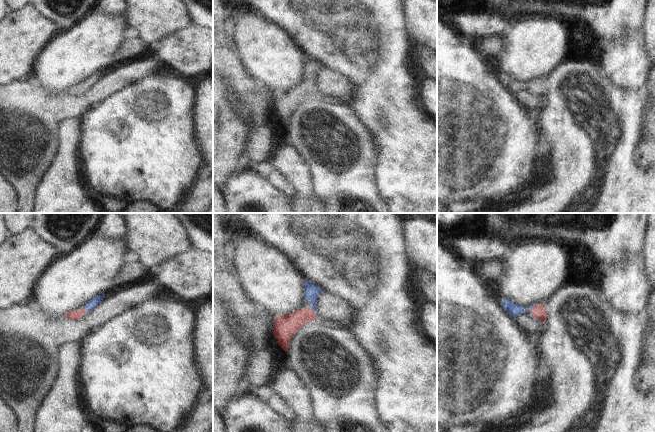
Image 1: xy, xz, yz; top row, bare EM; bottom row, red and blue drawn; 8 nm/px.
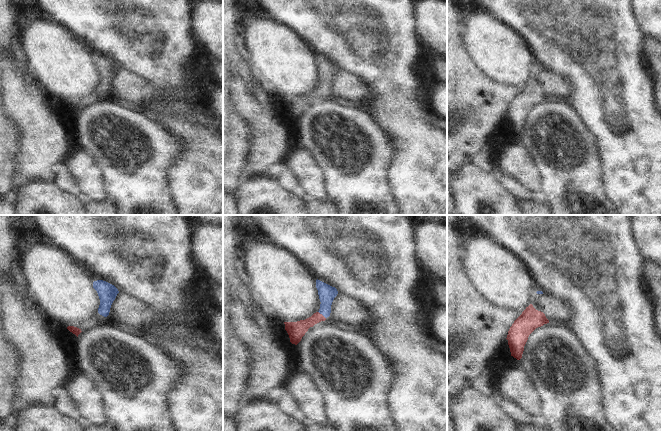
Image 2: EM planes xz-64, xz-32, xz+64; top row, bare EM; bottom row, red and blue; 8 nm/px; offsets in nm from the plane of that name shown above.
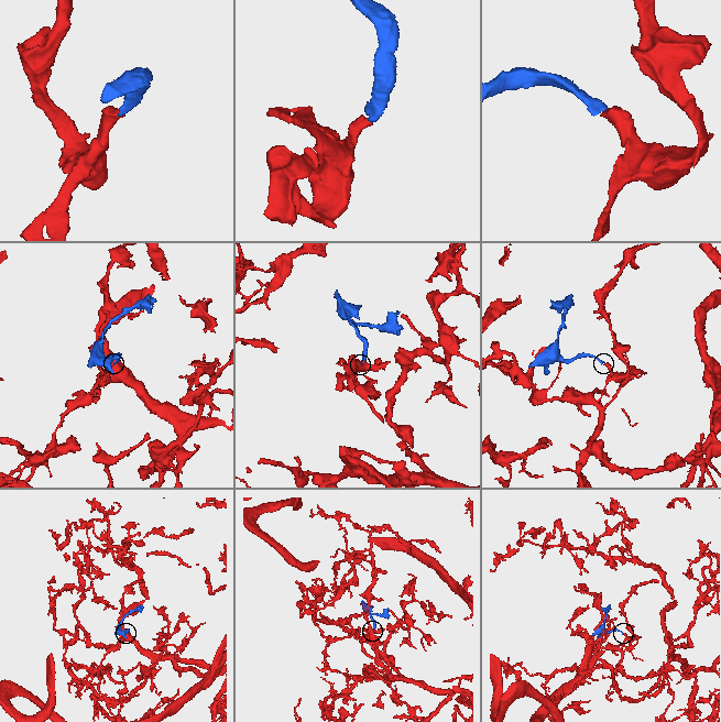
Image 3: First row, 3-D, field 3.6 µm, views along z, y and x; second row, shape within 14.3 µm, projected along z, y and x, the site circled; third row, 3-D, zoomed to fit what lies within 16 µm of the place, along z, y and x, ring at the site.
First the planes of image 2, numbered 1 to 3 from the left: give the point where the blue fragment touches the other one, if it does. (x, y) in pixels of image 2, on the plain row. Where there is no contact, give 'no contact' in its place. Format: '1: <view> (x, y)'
1: no contact
2: xz-32 (322, 91)
3: no contact

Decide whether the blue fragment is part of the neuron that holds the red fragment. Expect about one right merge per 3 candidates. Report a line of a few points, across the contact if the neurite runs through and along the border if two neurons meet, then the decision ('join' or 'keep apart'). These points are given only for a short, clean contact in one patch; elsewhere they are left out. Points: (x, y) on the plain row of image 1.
line xy (74, 91), (85, 85), (91, 80); join

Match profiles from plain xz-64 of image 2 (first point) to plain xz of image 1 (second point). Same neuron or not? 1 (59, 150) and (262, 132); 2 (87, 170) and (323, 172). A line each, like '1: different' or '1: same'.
1: same
2: different

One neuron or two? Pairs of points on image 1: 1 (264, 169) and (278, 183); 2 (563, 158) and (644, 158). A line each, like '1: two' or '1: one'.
1: one
2: two

